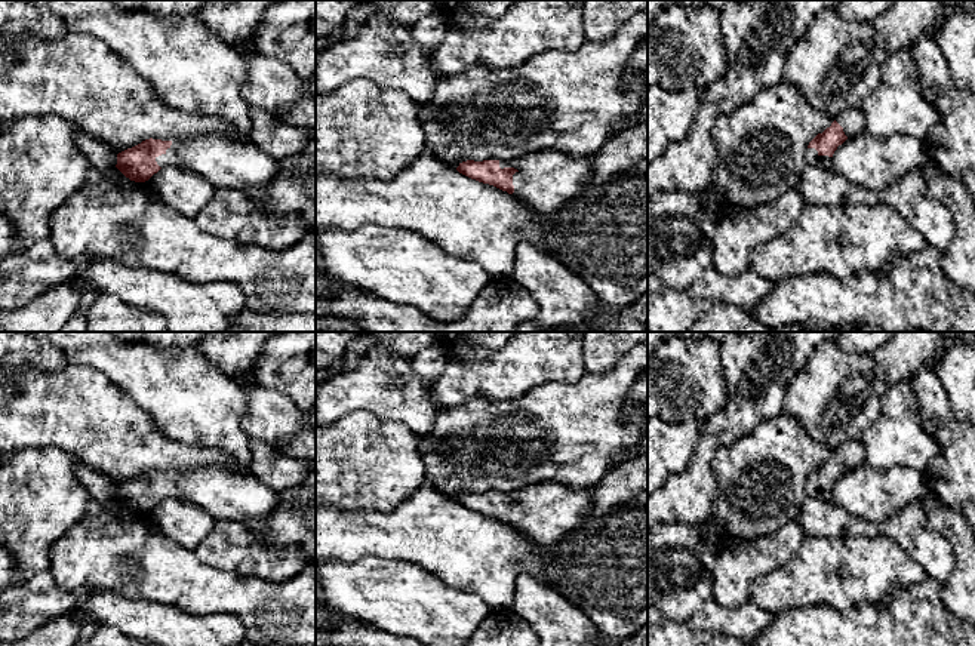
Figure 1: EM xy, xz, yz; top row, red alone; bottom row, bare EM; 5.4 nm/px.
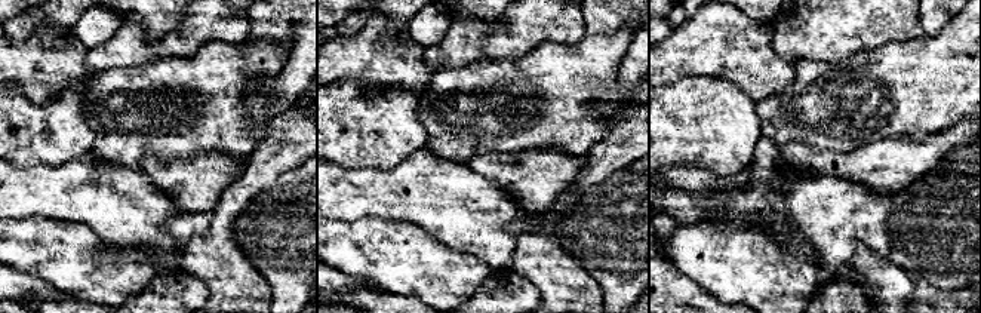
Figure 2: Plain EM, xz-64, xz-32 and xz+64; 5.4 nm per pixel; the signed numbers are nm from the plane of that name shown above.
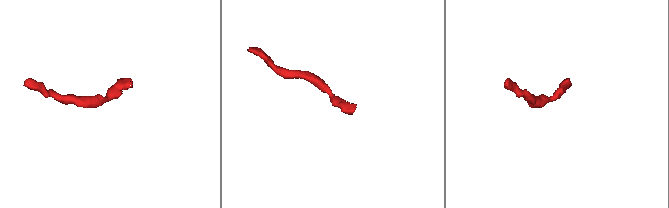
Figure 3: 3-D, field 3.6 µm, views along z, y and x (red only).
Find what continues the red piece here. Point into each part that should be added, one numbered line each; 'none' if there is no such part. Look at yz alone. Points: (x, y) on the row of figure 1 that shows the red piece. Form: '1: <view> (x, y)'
1: yz (814, 160)

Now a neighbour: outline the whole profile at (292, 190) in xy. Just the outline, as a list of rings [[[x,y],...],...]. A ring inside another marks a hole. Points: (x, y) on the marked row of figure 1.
[[[316,130],[313,135],[314,138],[302,151],[279,162],[279,172],[270,184],[242,191],[267,213],[268,219],[276,221],[292,213],[305,224],[307,231],[316,234]]]

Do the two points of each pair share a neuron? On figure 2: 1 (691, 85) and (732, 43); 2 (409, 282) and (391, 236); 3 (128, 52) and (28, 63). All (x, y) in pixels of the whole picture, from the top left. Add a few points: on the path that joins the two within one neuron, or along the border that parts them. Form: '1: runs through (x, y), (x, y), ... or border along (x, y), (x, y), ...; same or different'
1: border along (666, 82), (704, 74), (734, 85); different
2: runs through (409, 270), (409, 266), (391, 248); same
3: border along (88, 49), (86, 64), (95, 73); different

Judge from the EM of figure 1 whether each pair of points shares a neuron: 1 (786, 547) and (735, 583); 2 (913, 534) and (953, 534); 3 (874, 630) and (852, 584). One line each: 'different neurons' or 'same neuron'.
1: same neuron
2: different neurons
3: different neurons

